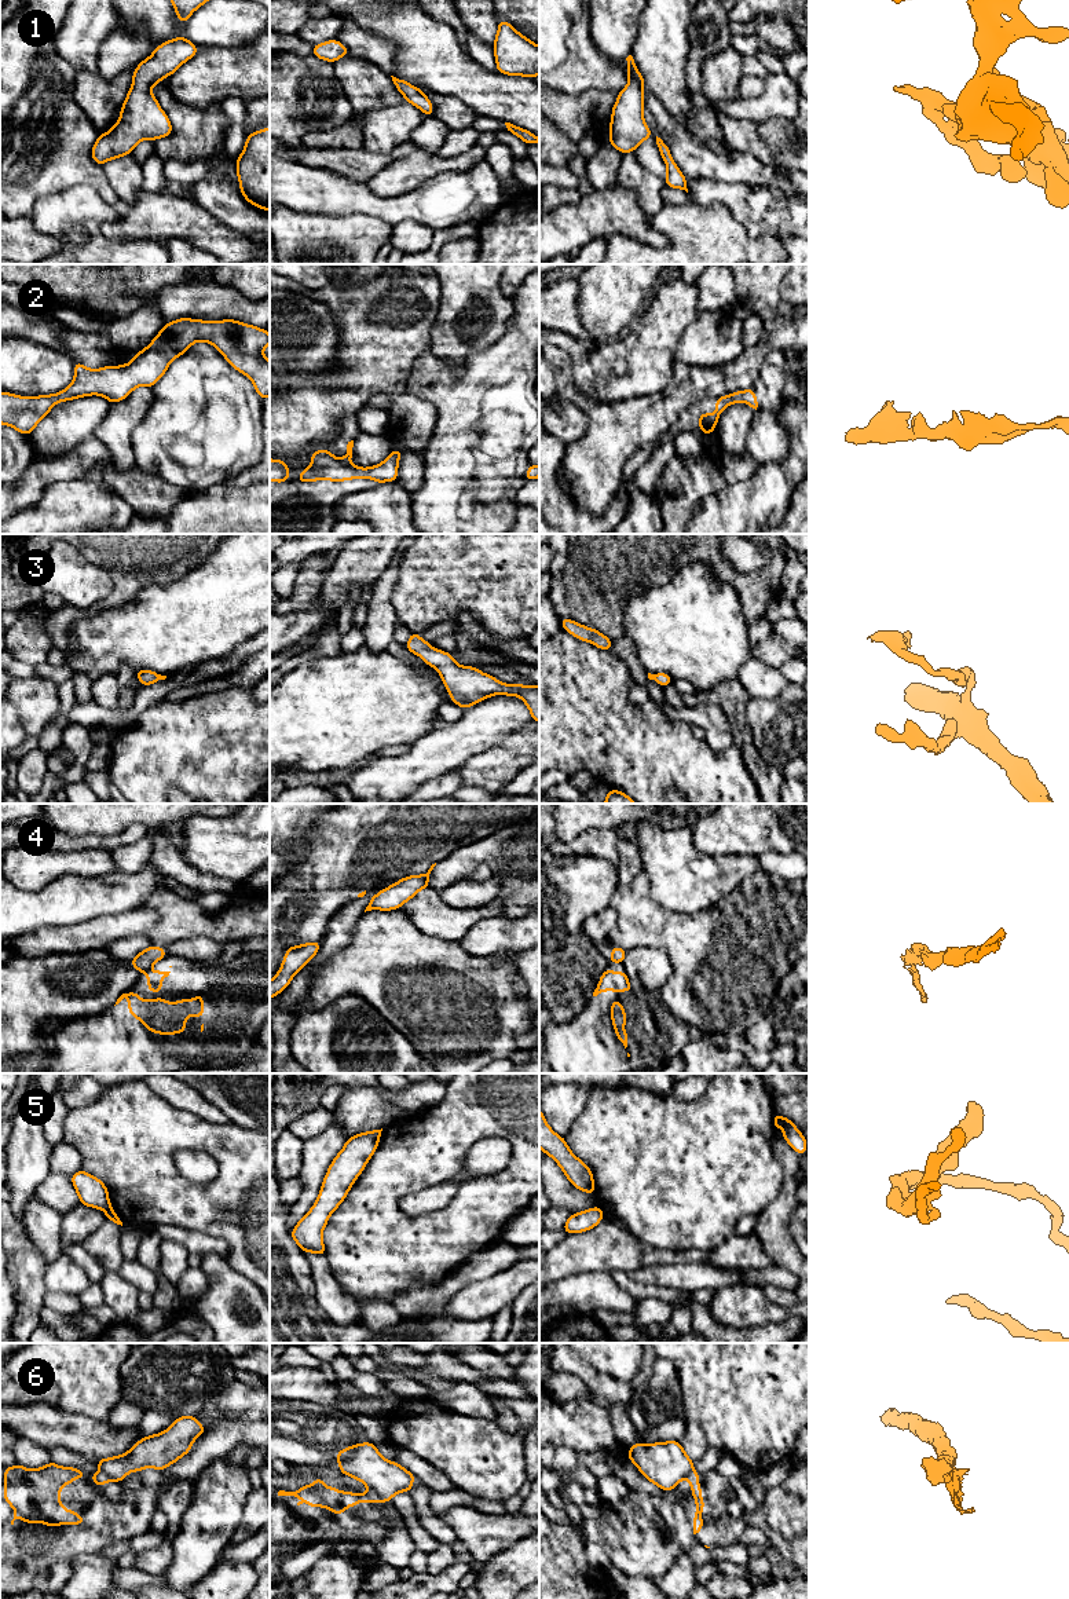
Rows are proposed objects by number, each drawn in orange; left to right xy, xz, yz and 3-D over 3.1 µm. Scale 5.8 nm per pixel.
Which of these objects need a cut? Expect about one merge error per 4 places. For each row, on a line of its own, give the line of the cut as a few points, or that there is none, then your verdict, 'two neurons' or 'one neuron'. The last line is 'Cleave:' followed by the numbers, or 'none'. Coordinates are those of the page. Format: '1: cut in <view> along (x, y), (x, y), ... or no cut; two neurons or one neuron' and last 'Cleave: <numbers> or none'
1: no cut; one neuron
2: no cut; one neuron
3: no cut; one neuron
4: cut in xy along (147, 969), (143, 973); two neurons
5: cut in xy along (110, 1207), (106, 1213); two neurons
6: cut in xz along (369, 1488), (384, 1500); two neurons
Cleave: 4, 5, 6

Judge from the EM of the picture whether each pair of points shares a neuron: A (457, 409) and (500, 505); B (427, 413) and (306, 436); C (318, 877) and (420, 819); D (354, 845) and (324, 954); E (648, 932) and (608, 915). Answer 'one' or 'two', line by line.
A: one
B: two
C: one
D: two
E: two

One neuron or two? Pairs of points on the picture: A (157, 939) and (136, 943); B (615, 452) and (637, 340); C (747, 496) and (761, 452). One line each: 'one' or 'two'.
A: one
B: two
C: two

